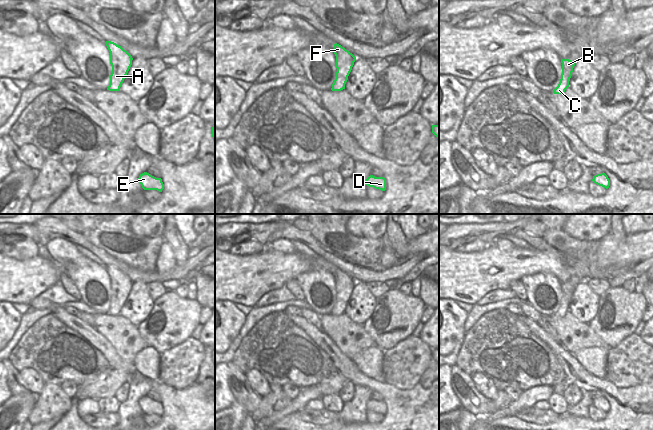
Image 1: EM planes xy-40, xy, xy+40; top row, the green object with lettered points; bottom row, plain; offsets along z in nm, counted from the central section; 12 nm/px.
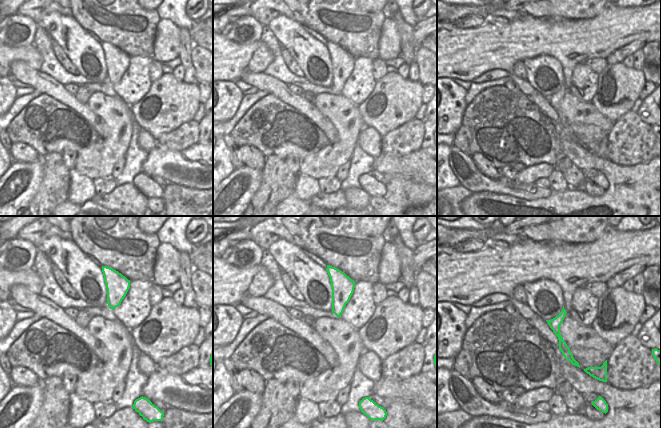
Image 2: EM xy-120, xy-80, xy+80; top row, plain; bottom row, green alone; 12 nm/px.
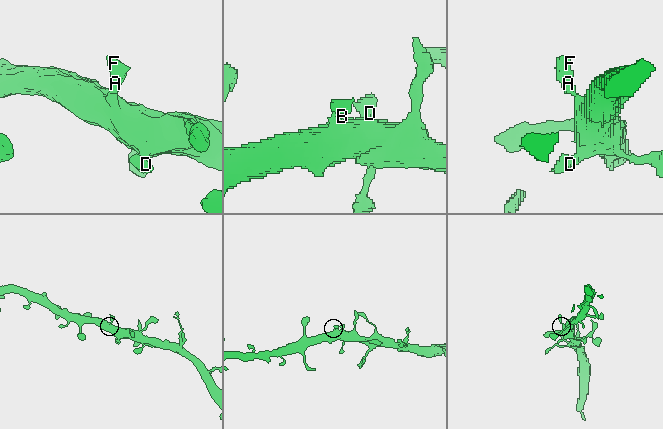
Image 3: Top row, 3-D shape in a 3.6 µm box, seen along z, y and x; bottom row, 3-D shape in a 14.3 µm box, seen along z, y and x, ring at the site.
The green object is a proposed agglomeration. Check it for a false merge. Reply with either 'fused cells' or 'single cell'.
single cell

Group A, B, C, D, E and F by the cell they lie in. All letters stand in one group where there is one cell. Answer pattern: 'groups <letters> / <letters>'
groups A B C D E F

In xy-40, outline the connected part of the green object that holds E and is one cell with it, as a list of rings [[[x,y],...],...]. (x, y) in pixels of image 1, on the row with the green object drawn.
[[[147,172],[140,174],[138,180],[144,190],[157,190],[162,192],[164,189],[162,179],[156,178]]]

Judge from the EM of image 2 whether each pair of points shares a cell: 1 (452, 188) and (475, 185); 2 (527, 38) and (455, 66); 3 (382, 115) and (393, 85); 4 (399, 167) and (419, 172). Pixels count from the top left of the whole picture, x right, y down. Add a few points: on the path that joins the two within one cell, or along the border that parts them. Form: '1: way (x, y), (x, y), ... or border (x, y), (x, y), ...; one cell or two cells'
1: border (449, 166), (458, 181), (472, 192); two cells
2: way (509, 43), (473, 51); one cell
3: way (387, 108), (393, 102), (393, 92); one cell
4: way (404, 167), (414, 167); one cell

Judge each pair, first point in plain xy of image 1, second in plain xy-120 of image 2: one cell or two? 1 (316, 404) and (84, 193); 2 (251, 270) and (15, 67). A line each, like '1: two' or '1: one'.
1: one
2: two

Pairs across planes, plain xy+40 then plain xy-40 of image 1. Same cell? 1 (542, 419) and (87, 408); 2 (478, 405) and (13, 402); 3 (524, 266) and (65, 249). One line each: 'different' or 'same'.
1: different
2: different
3: different

